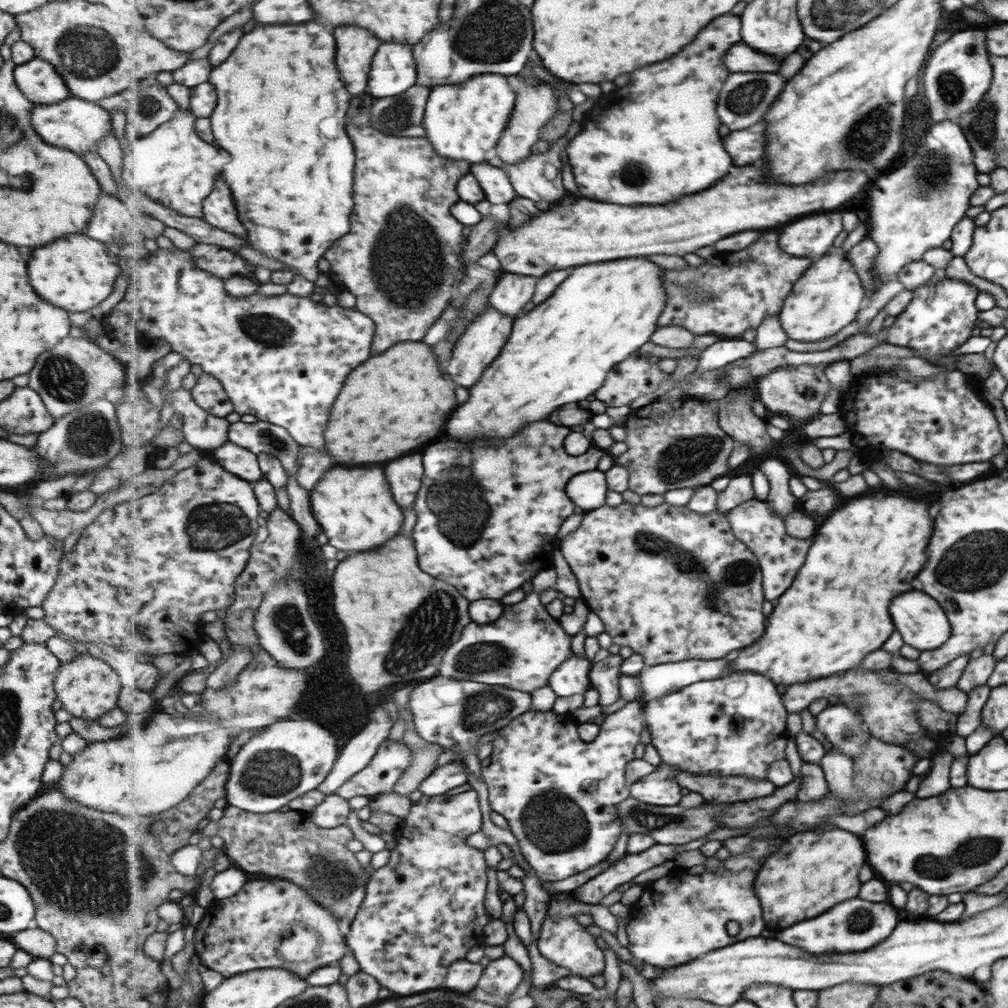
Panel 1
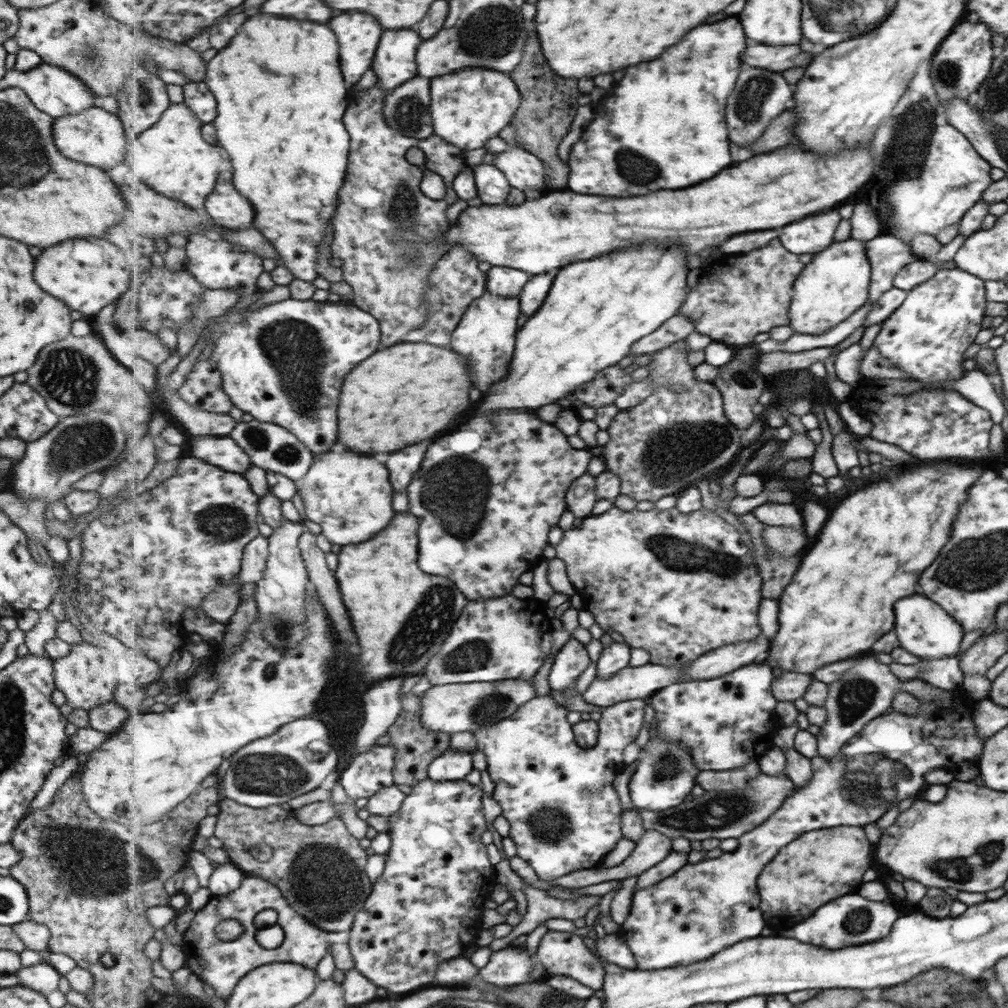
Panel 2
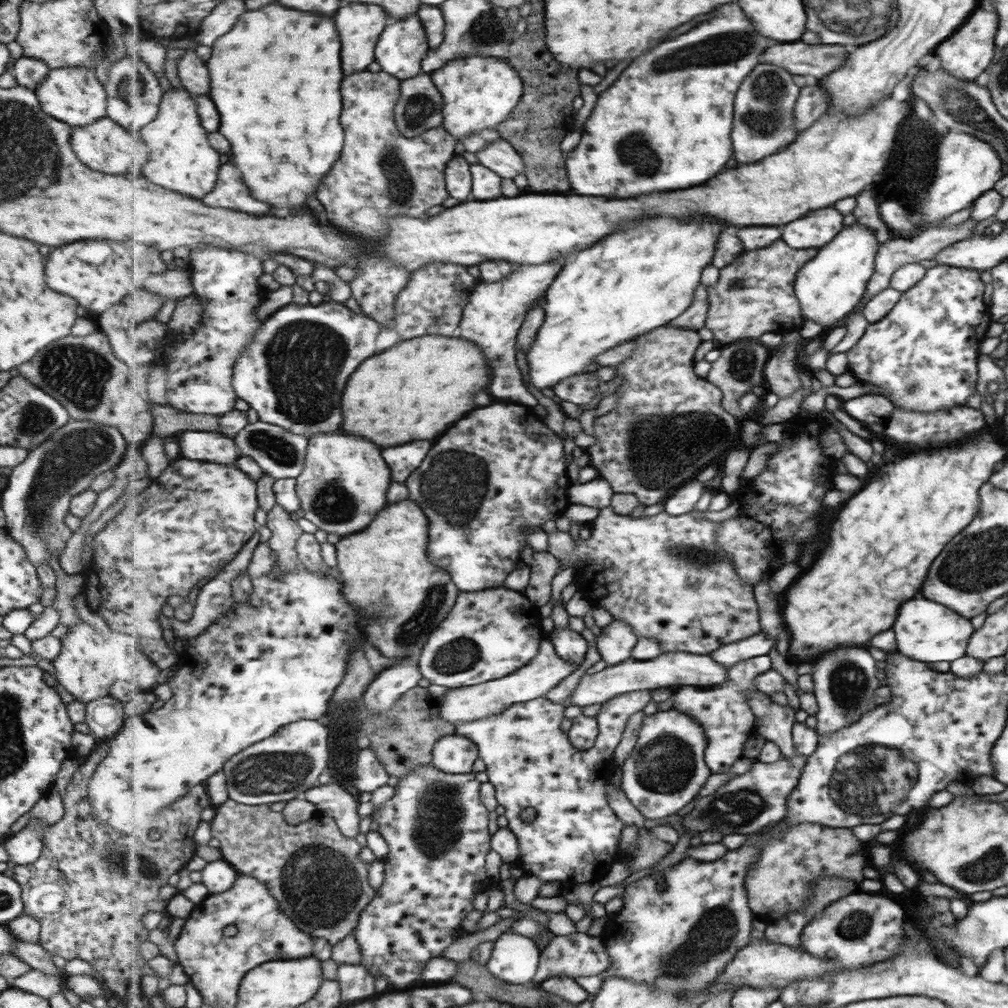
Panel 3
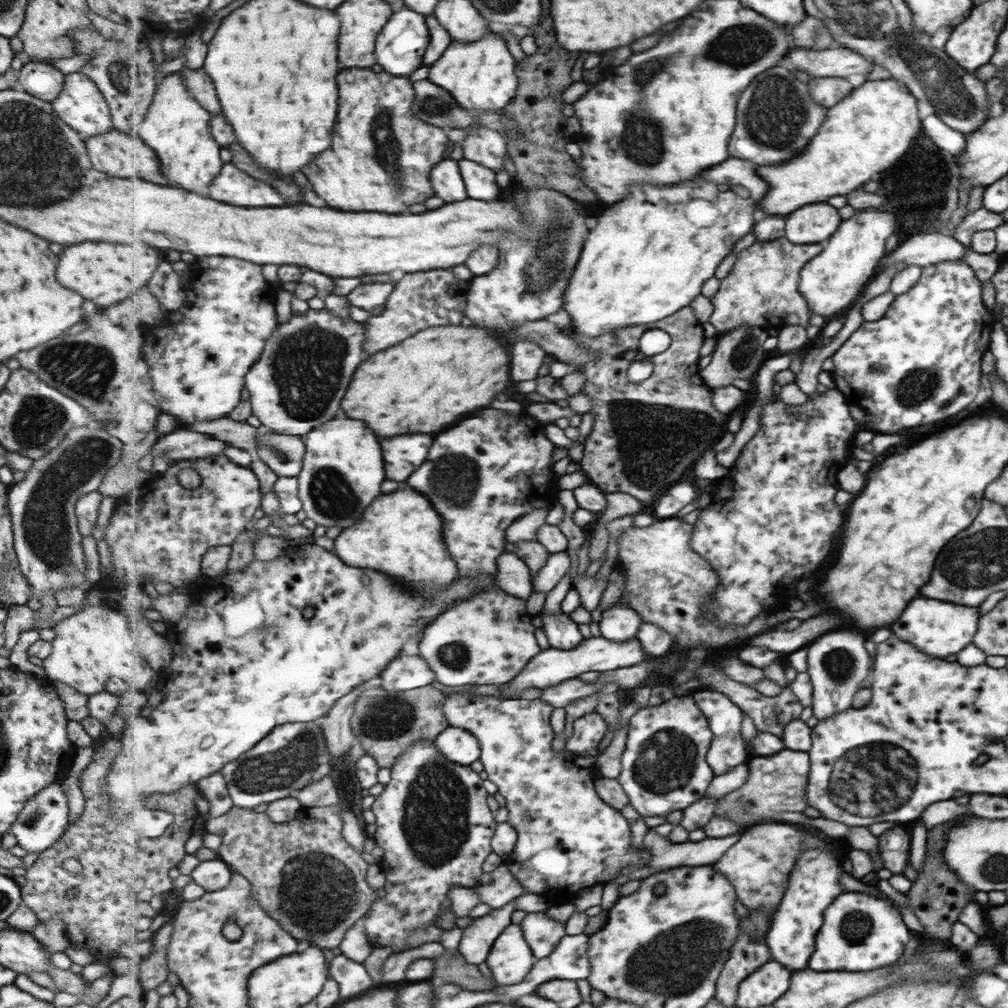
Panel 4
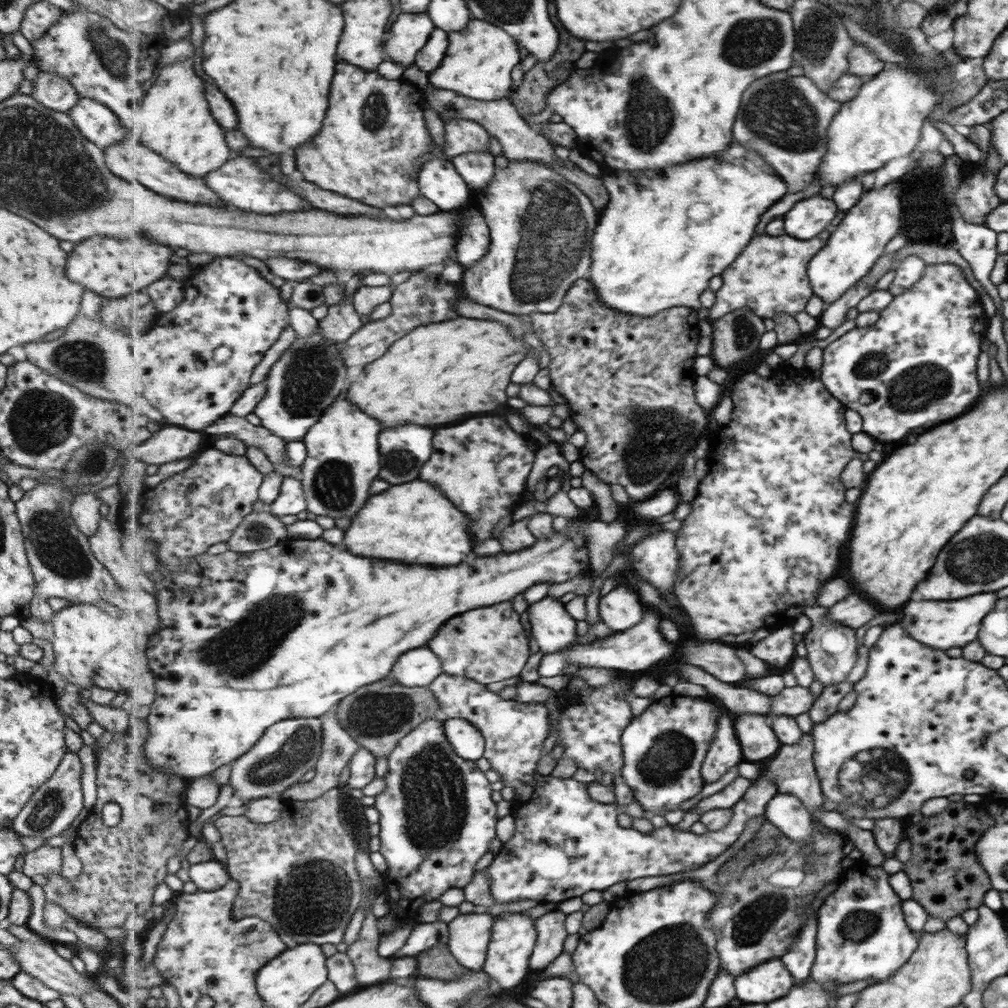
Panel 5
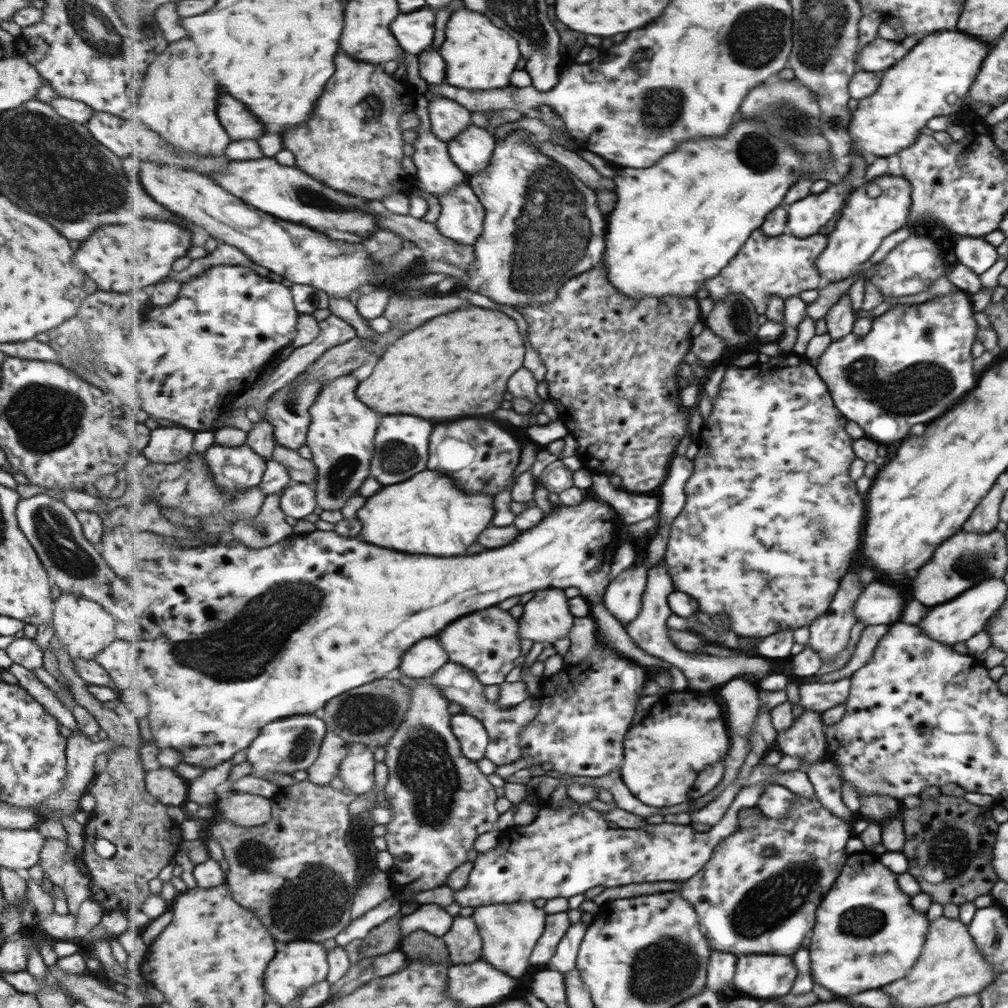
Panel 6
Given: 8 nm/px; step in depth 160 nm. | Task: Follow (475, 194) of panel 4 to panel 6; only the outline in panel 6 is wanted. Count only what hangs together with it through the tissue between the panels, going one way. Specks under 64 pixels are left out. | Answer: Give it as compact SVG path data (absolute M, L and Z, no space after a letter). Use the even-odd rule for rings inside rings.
M474 125L448 146L453 162L469 177L491 164L493 152L497 148L496 138L489 130Z

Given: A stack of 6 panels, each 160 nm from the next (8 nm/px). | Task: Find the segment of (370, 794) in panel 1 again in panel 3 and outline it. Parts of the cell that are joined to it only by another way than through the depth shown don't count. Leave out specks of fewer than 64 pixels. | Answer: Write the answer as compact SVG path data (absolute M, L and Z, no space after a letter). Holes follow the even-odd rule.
M371 747L361 750L356 760L354 785L360 792L372 793L389 782L389 773Z

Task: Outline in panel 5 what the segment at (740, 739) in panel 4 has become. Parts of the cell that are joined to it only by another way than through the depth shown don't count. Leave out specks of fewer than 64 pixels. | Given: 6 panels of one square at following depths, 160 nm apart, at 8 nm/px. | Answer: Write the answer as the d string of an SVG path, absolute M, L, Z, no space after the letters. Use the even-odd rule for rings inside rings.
M726 708L722 711L718 731L702 768L705 782L713 784L721 780L729 772L729 768L745 760L744 755L735 727L735 717Z

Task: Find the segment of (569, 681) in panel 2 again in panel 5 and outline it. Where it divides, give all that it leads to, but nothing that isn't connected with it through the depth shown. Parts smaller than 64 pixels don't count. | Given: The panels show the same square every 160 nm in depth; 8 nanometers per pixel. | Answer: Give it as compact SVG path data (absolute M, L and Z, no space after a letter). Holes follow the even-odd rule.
M545 597L528 609L532 635L543 654L563 650L577 640L577 620L565 605L553 597Z

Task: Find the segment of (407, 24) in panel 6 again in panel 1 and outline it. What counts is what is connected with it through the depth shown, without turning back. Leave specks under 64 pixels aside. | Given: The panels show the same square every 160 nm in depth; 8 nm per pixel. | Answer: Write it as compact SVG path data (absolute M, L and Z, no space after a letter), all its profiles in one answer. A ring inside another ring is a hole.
M383 44L372 62L367 93L375 100L396 97L418 83L416 58L409 44Z

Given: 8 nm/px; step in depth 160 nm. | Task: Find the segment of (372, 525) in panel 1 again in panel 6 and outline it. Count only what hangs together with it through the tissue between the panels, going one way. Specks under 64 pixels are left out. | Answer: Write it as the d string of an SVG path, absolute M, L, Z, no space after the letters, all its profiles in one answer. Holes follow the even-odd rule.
M353 374L328 381L312 406L312 424L308 444L313 451L313 462L318 468L318 480L313 485L318 506L322 510L339 510L361 485L372 476L372 458L376 452L376 434L381 416L365 406L357 396L360 380Z

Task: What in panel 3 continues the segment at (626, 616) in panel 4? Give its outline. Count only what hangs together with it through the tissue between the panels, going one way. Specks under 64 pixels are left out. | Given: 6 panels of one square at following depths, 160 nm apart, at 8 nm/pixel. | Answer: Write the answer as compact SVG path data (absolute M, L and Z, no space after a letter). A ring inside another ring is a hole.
M613 619L602 629L597 644L598 652L603 656L607 666L617 666L631 658L633 648L638 644L638 638L633 632L633 626L627 626L627 622Z

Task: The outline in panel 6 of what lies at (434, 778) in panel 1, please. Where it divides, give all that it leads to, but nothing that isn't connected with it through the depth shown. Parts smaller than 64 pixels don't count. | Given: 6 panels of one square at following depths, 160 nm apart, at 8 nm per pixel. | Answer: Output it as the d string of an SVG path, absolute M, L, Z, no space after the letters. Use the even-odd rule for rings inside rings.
M465 712L452 715L452 729L466 758L473 759L473 762L486 758L490 734L476 716Z

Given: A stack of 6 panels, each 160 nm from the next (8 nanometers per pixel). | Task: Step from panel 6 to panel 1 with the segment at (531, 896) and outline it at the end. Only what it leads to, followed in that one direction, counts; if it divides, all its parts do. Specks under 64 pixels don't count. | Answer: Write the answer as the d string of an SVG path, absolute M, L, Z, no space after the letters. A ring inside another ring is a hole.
M642 700L628 701L615 714L607 715L594 742L585 743L580 737L579 723L571 714L532 708L498 730L498 735L492 740L490 763L482 769L482 778L489 790L490 806L507 820L517 837L524 859L541 881L565 880L599 865L613 852L623 829L619 806L630 796L627 764L637 758L635 746L641 742L641 734L647 724L644 705Z

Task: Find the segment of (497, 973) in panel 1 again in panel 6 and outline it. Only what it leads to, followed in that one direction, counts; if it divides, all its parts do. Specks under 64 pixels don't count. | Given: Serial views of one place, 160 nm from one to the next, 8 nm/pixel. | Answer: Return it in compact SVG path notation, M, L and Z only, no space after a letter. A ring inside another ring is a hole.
M519 902L476 907L472 914L484 942L484 958L496 969L519 978L525 970L532 968L533 951L544 936L548 914L543 908L537 908L535 902Z

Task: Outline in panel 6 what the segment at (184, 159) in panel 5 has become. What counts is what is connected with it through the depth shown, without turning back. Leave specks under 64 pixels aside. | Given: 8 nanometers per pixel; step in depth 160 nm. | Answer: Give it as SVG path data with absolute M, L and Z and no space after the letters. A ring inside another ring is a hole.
M184 38L169 44L167 54L157 56L157 60L149 68L147 88L141 94L140 112L137 112L136 106L132 106L130 116L131 119L141 120L150 130L163 136L165 142L173 146L179 154L203 160L203 158L223 156L232 141L225 128L223 128L219 116L217 116L217 98L221 94L219 84L217 84L217 80L213 80L211 76L207 76L205 72L201 72L197 68L197 60L199 60L199 48L197 48L197 44L193 40Z

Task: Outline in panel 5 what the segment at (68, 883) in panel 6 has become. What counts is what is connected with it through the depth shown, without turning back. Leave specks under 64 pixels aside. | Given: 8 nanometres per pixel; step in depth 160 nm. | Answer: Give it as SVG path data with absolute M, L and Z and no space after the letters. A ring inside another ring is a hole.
M40 845L32 852L25 853L24 863L21 866L25 876L39 876L42 874L60 874L61 870L61 849L48 845Z

